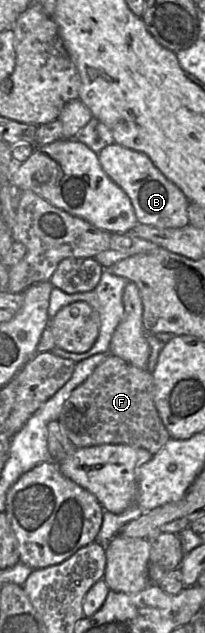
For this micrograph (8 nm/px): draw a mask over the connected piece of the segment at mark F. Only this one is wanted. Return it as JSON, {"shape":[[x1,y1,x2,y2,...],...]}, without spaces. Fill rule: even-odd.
{"shape":[[110,353,65,401,59,423,64,434,77,447,126,444,148,450,153,456,170,435,154,403,152,372,136,367]]}

